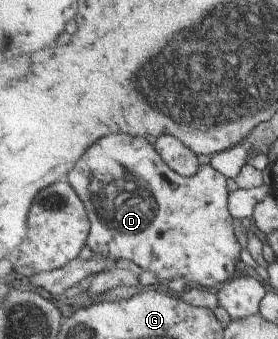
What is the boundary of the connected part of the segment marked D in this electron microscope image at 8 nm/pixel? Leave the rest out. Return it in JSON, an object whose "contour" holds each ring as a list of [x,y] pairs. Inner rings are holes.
{"contour":[[[106,135],[102,137],[100,141],[96,141],[86,153],[84,157],[78,161],[78,165],[74,167],[74,171],[70,173],[70,183],[72,187],[76,189],[78,195],[80,195],[86,209],[88,209],[90,221],[92,227],[90,230],[89,240],[87,241],[88,247],[95,254],[103,257],[112,257],[112,259],[127,259],[132,261],[144,271],[152,271],[159,277],[160,286],[166,281],[176,278],[184,278],[191,286],[200,286],[204,288],[210,288],[217,290],[221,284],[226,284],[226,281],[230,281],[232,277],[238,275],[236,271],[236,260],[240,260],[240,243],[234,235],[234,217],[230,213],[229,209],[229,191],[226,186],[226,175],[220,173],[216,167],[212,167],[212,164],[202,164],[196,175],[192,177],[182,177],[179,173],[176,173],[162,159],[162,155],[158,153],[155,144],[150,143],[148,139],[144,137],[132,137],[132,135]]]}

